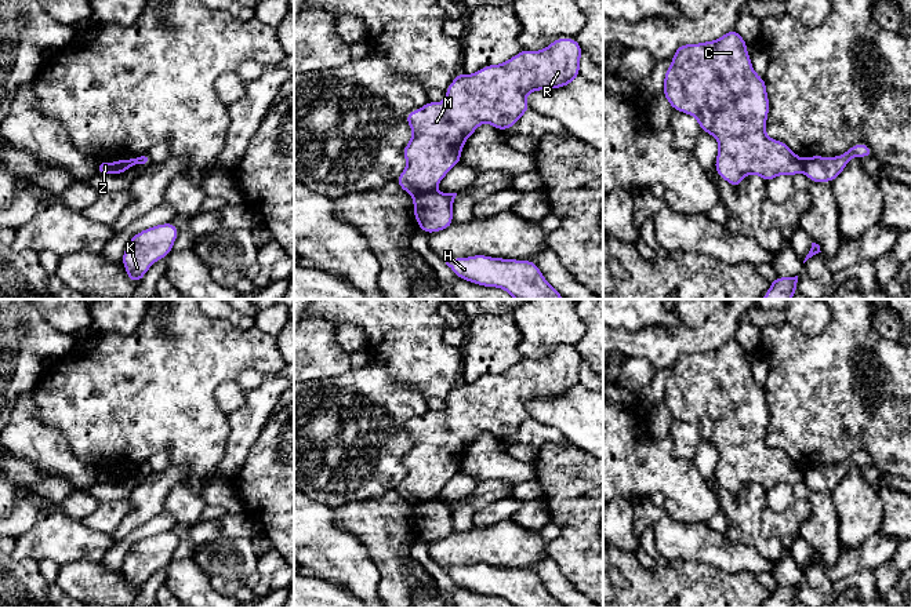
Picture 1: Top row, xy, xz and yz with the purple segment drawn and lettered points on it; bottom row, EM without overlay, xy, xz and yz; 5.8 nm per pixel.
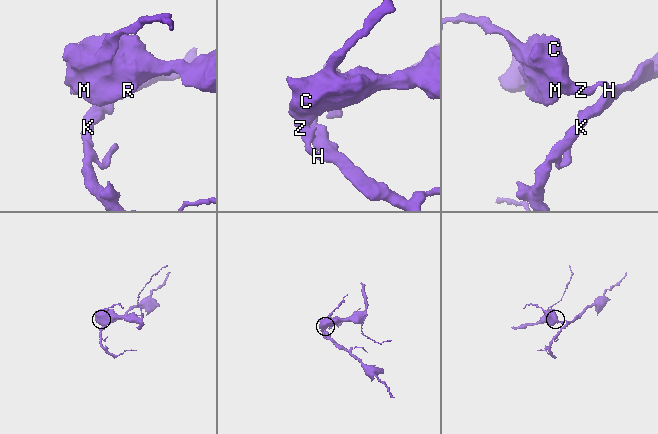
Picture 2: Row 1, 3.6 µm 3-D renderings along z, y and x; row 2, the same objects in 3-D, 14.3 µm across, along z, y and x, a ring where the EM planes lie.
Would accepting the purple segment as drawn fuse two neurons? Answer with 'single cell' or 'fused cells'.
fused cells

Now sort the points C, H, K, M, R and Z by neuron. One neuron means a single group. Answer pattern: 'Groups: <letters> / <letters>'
Groups: C M R Z / H K

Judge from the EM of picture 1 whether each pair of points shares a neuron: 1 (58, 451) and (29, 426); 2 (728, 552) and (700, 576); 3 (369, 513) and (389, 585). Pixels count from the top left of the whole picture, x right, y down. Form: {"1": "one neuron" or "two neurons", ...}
{"1": "one neuron", "2": "two neurons", "3": "one neuron"}

